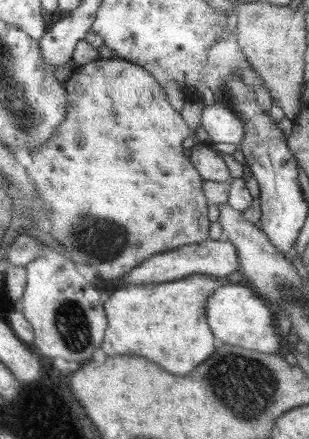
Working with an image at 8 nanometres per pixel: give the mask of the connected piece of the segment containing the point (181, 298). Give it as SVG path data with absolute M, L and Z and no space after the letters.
M238 270L225 279L193 274L180 280L146 286L122 286L108 289L106 313L108 326L102 350L107 357L140 356L158 363L172 374L184 376L215 353L219 341L207 321L207 300L216 289L232 282L244 283Z

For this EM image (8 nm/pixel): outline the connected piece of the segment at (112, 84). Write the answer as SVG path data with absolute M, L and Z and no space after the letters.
M113 56L84 64L80 67L79 72L67 80L65 86L67 86L69 95L66 120L55 130L56 134L51 141L44 142L39 149L31 152L31 163L26 169L37 196L49 208L47 231L58 244L64 246L67 257L76 265L87 268L93 277L100 276L100 278L96 278L97 280L108 280L110 283L113 279L126 276L136 265L142 265L147 258L178 249L184 245L195 245L207 241L210 238L211 222L208 219L208 201L202 192L204 180L196 167L188 160L188 156L184 156L184 148L182 148L182 142L186 138L196 136L196 129L190 128L190 125L184 122L181 113L171 106L159 80L144 67L138 67L133 62Z

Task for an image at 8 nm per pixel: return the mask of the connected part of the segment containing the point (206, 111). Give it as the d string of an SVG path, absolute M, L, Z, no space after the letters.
M224 105L204 106L201 124L210 135L211 144L234 144L239 148L246 137L243 119Z

